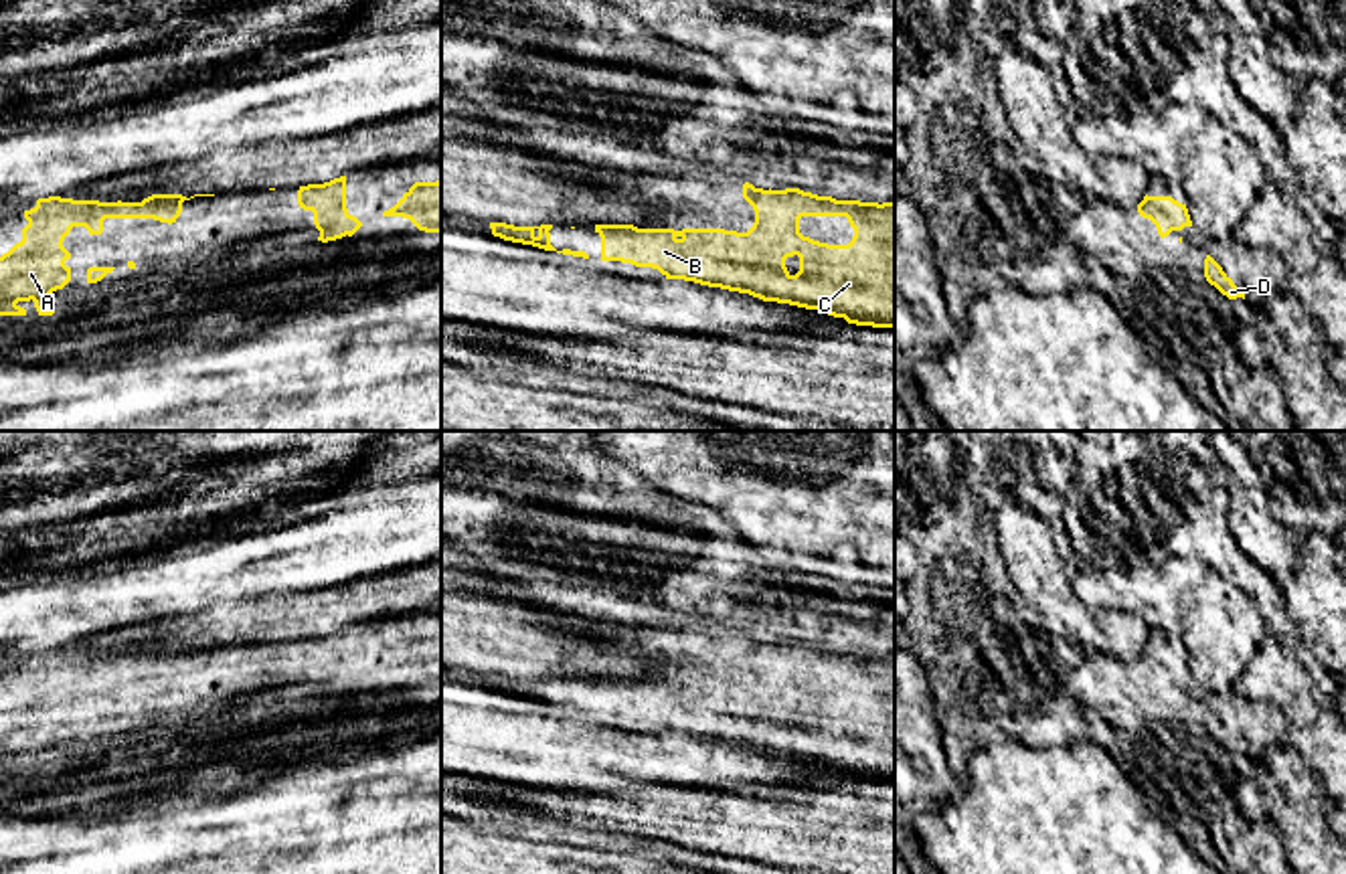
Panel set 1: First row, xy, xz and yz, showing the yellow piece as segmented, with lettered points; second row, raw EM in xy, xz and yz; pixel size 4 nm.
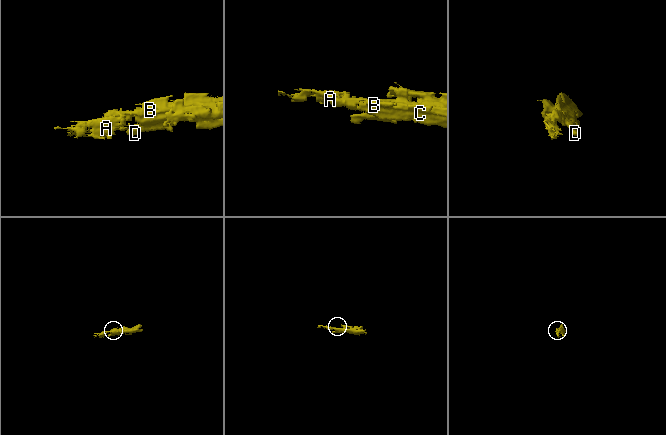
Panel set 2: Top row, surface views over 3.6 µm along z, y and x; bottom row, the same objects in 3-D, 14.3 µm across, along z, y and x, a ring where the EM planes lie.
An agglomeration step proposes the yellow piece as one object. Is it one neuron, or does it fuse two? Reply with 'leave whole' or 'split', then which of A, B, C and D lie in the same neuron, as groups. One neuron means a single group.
leave whole; A B C D

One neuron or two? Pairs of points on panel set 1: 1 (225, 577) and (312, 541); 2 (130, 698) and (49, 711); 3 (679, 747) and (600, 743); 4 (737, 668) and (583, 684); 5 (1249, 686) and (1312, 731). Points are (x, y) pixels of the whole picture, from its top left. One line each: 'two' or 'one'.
1: one
2: one
3: one
4: one
5: one

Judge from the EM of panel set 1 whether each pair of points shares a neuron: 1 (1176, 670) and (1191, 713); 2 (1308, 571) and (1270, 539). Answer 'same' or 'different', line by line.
1: same
2: different

